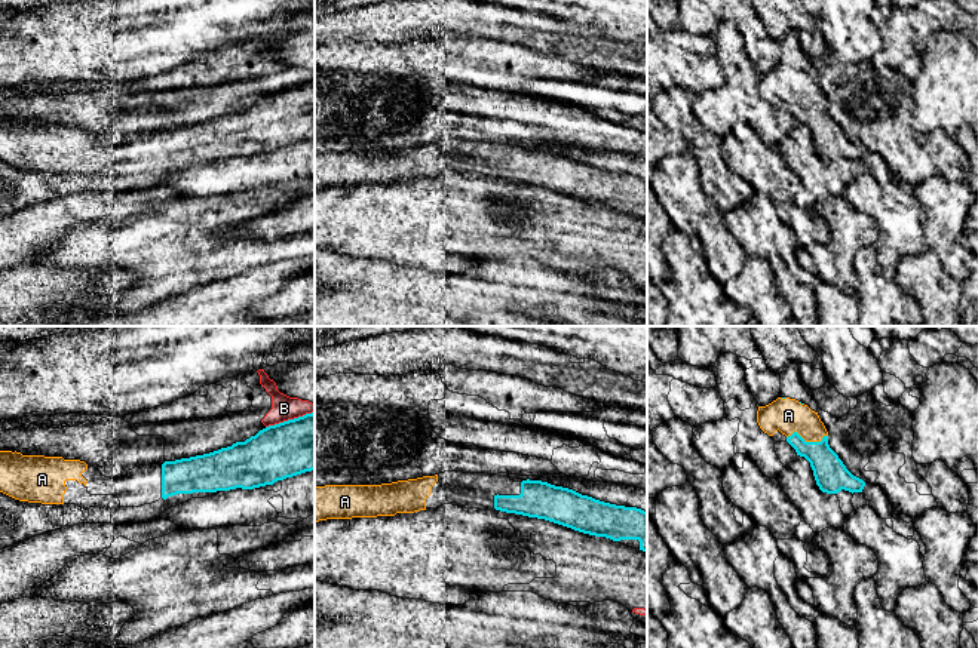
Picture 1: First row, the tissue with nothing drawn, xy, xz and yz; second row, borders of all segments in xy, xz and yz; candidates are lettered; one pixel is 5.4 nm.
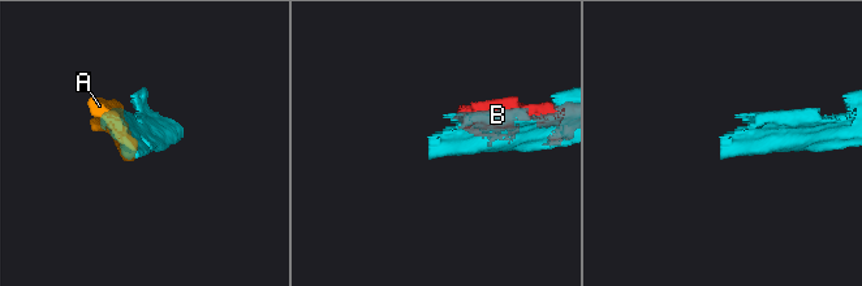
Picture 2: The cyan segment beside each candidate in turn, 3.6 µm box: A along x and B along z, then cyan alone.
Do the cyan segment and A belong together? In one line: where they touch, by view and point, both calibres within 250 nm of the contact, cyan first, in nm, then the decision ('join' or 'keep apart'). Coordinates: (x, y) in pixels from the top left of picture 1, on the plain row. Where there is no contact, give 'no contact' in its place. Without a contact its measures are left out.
contact yz (805, 108); calibres 180 and 190 nm; join

